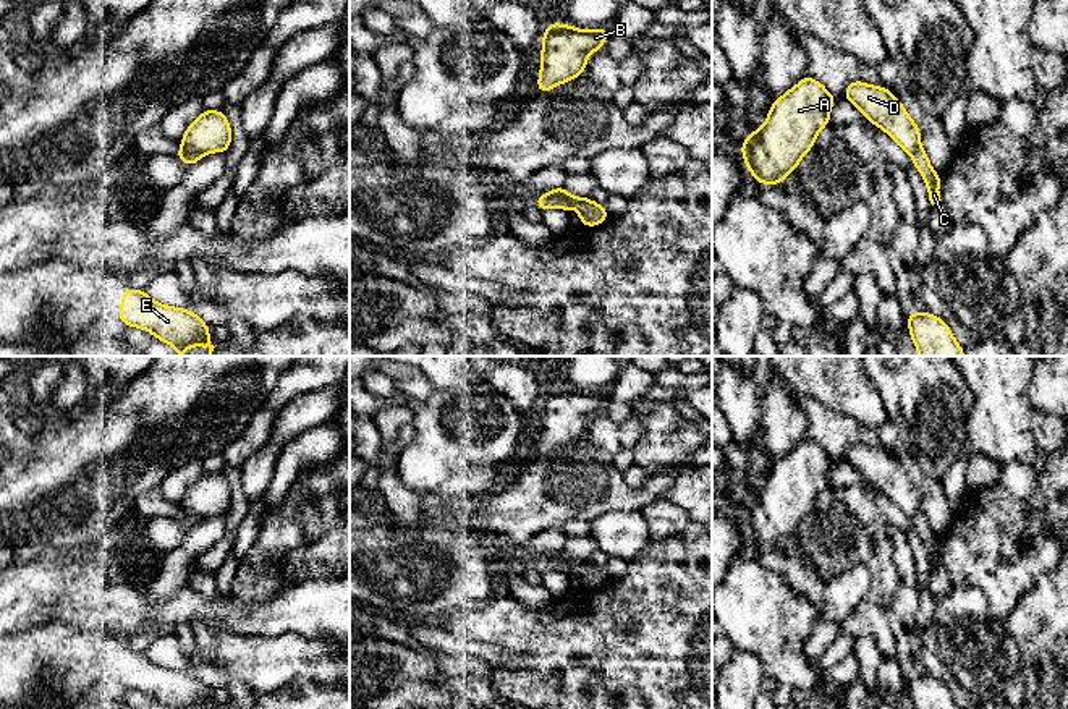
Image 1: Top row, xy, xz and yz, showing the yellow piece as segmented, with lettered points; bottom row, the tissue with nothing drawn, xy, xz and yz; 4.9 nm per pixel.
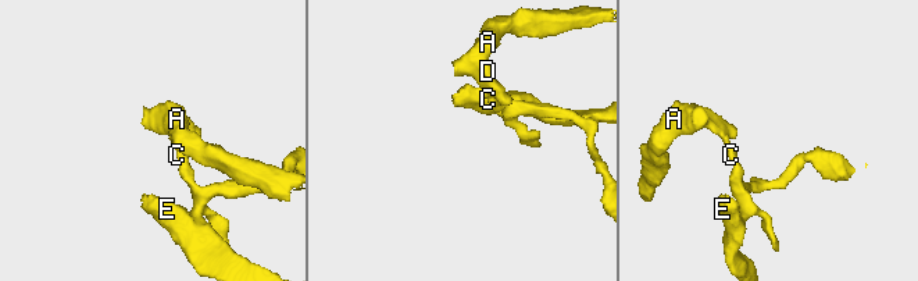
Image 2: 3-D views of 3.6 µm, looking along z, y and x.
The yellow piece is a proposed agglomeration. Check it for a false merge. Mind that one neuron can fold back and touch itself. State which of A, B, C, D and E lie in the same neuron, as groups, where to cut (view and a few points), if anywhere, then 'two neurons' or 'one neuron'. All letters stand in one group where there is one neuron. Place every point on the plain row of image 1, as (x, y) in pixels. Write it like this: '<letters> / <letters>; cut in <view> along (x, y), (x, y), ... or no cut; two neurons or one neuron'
A B D / C E; cut in xz along (547, 556), (562, 560), (572, 570); two neurons

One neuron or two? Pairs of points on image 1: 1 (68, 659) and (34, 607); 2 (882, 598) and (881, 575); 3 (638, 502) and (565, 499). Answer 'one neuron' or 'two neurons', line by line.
1: two neurons
2: one neuron
3: one neuron

